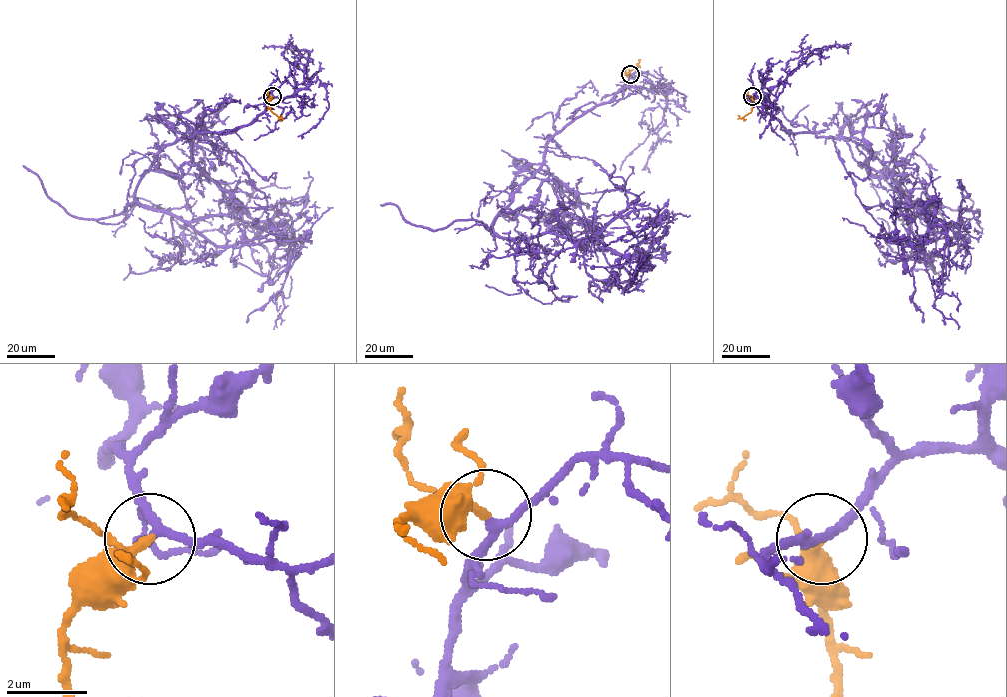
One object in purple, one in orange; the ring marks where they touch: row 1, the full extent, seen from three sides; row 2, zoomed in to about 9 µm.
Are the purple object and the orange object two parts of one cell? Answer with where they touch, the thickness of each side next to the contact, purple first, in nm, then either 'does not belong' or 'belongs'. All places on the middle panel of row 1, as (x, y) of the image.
at (630, 74); 200 nm thick on the purple side, 220 nm on the other; belongs

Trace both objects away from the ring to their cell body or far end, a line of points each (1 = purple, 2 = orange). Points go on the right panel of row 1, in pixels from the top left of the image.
1: (752, 96), (764, 92), (789, 132), (842, 138), (945, 229), (933, 307), (958, 329)
2: (752, 96), (752, 111), (740, 118), (737, 115)

